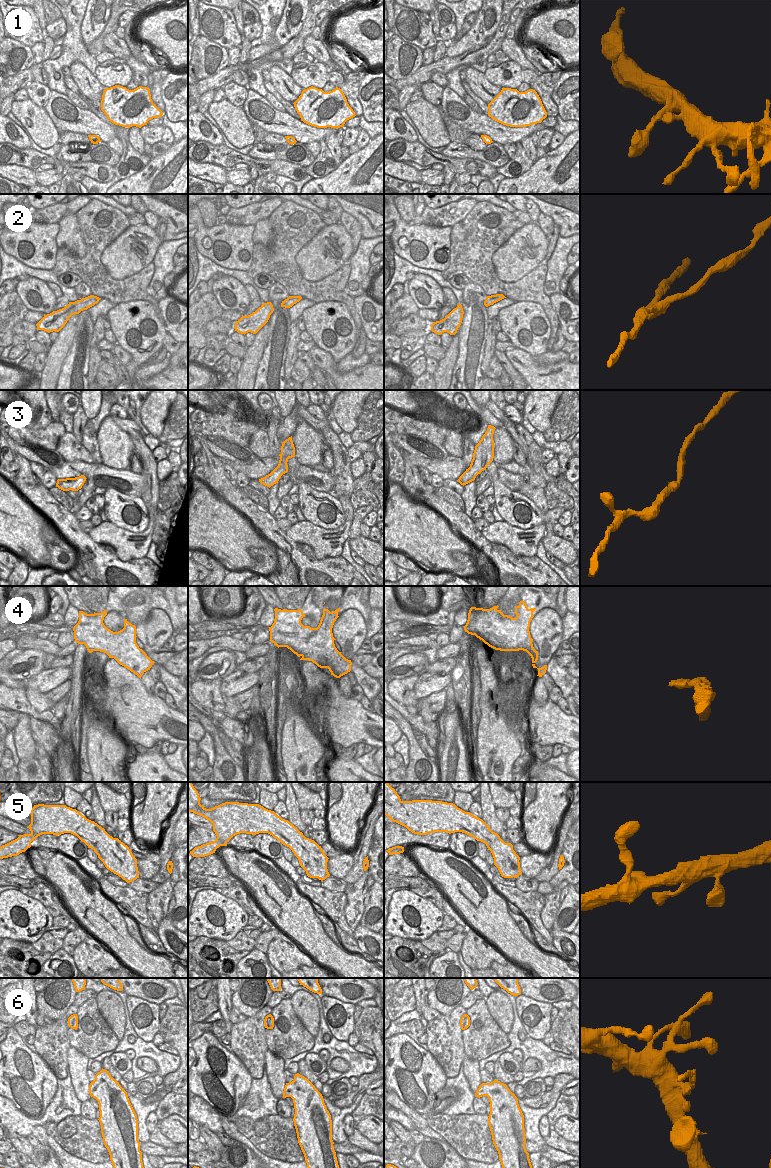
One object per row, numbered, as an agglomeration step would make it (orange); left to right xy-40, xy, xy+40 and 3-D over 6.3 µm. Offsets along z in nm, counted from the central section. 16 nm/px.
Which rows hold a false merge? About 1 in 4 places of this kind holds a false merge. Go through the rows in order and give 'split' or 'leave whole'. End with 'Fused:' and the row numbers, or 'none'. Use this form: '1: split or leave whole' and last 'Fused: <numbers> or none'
1: leave whole
2: leave whole
3: leave whole
4: leave whole
5: leave whole
6: split
Fused: 6

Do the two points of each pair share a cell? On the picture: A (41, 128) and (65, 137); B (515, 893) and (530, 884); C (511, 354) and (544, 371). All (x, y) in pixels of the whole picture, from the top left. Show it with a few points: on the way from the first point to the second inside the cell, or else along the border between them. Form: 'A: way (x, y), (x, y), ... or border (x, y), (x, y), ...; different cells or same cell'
A: border (60, 135), (58, 141); different cells
B: border (515, 887), (522, 891), (536, 891); different cells
C: way (519, 358), (532, 371), (536, 371); same cell

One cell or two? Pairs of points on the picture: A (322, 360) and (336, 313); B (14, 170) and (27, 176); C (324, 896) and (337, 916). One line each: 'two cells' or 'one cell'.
A: two cells
B: one cell
C: one cell

